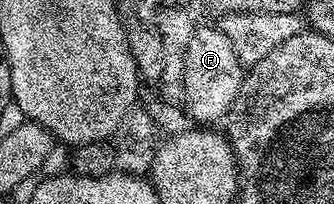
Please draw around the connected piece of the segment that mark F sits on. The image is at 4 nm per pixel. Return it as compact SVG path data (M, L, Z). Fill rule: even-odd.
M195 25L192 44L188 44L184 60L184 109L189 117L198 124L212 124L208 122L218 122L221 118L222 121L229 119L240 97L243 77L244 67L228 36L217 25Z

